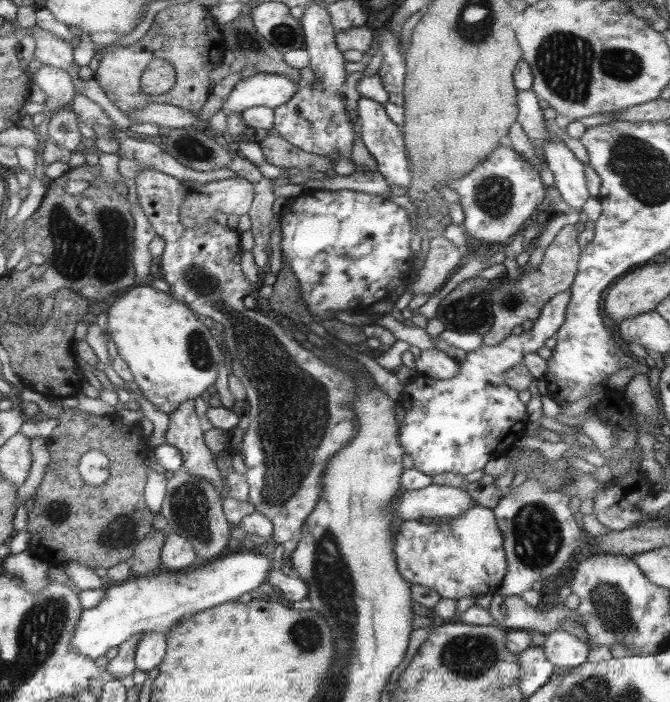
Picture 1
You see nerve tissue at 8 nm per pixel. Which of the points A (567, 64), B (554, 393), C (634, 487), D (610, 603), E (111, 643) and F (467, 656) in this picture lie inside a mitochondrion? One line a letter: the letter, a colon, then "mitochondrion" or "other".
A: mitochondrion
B: other
C: other
D: mitochondrion
E: other
F: mitochondrion

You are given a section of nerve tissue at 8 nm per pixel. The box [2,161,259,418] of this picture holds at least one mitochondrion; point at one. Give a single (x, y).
(65, 229)

